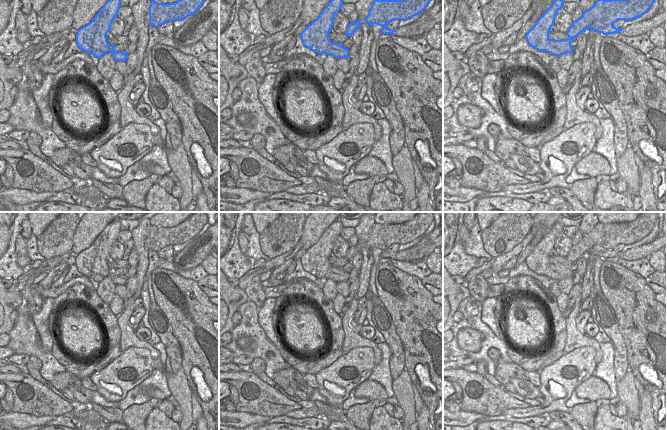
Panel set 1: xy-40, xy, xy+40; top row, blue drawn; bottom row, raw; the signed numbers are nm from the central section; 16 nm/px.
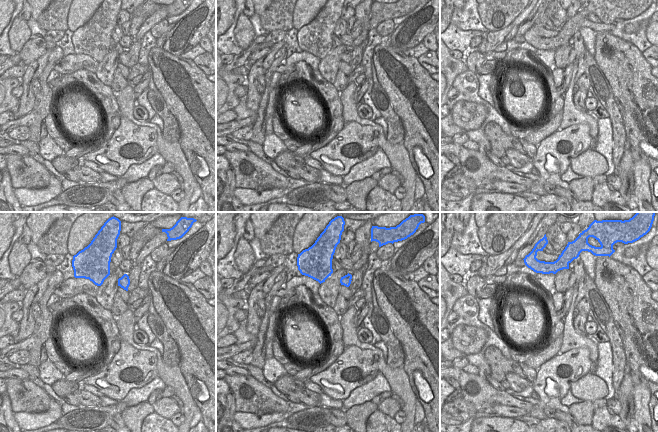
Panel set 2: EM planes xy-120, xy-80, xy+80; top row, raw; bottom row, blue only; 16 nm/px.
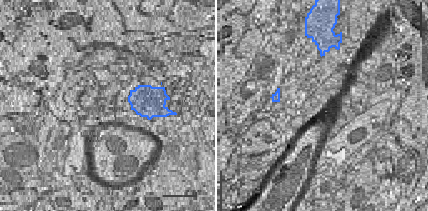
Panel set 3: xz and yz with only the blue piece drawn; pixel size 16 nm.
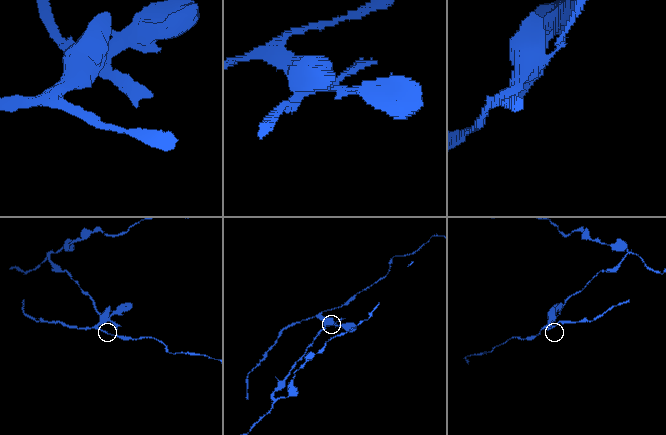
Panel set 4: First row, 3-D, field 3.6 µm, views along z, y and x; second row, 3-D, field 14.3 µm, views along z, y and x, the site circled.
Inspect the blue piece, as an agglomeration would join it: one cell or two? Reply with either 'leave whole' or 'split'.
split

